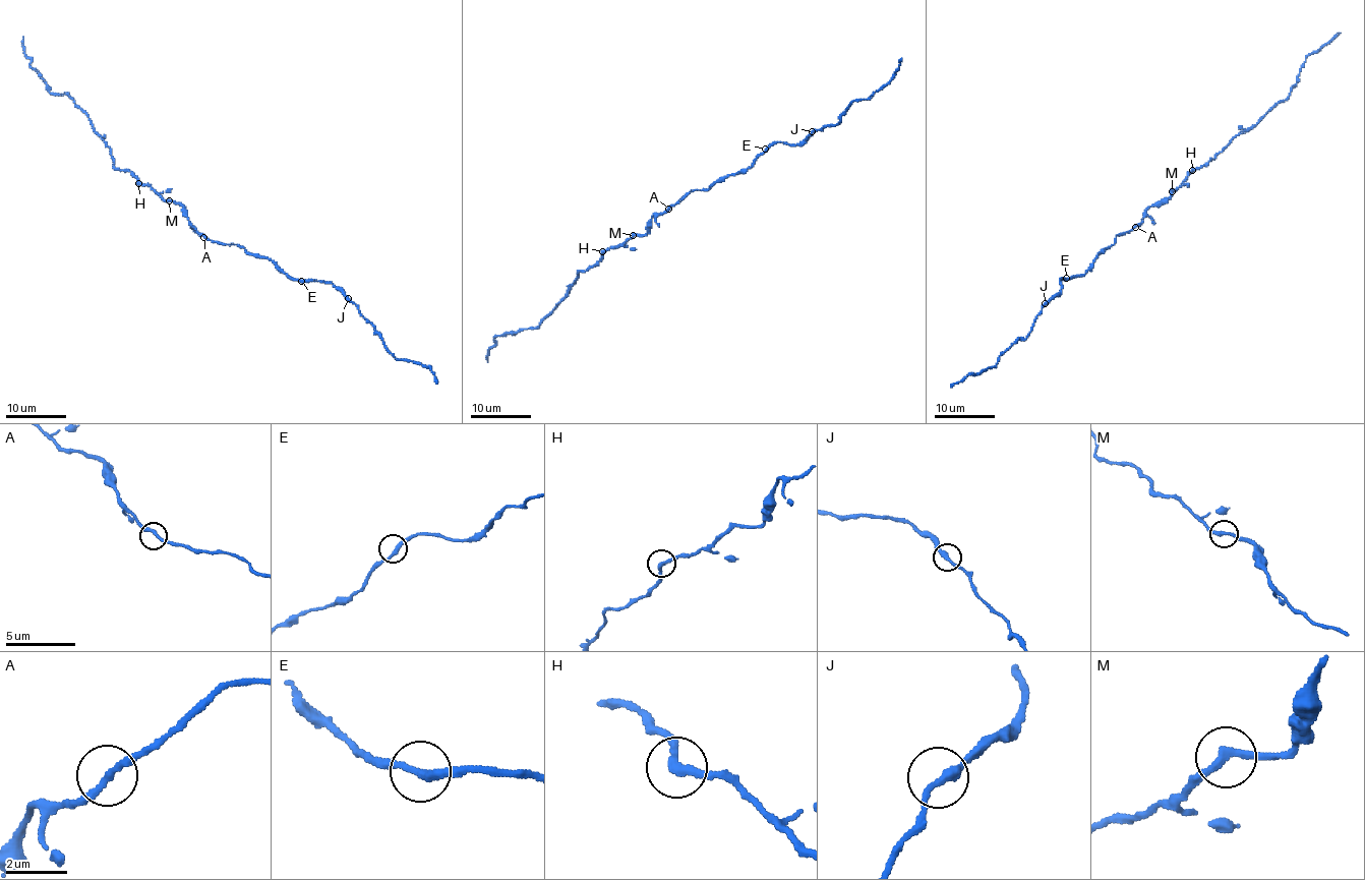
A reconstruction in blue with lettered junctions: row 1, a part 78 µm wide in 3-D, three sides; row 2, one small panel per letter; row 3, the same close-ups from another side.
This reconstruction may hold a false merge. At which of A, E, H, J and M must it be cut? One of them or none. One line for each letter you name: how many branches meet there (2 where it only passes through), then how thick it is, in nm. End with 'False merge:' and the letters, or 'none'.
False merge: none

